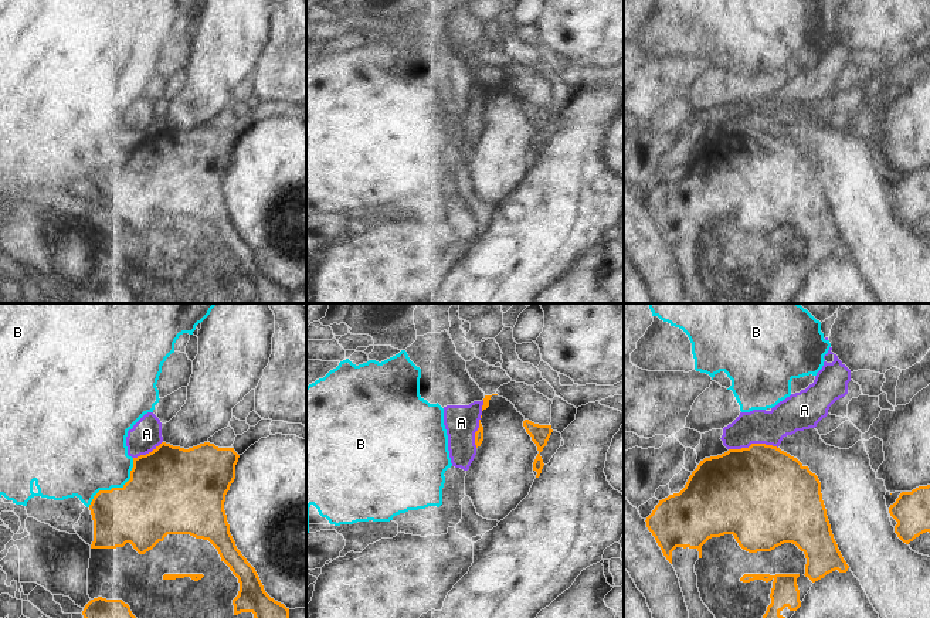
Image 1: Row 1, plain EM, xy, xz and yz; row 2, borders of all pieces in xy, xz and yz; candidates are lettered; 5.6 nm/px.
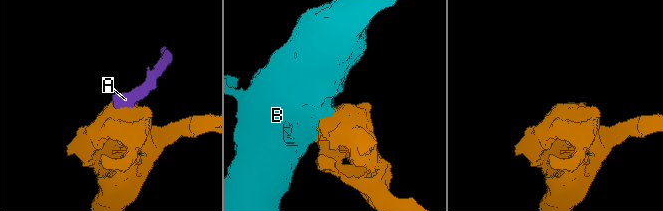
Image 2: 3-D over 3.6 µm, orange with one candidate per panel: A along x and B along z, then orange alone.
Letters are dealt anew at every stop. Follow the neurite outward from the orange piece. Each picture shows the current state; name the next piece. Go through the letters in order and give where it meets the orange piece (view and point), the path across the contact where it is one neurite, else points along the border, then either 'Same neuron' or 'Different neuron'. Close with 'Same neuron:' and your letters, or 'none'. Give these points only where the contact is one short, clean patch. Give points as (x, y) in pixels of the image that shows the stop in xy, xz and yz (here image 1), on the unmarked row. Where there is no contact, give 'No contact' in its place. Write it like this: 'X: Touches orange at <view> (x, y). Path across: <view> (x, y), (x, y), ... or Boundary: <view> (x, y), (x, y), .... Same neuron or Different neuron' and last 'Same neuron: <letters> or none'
A: Touches orange at yz (753, 126). Boundary: yz (777, 129), (750, 126), (729, 132). Different neuron
B: Touches orange at xy (116, 170). Different neuron
Same neuron: none

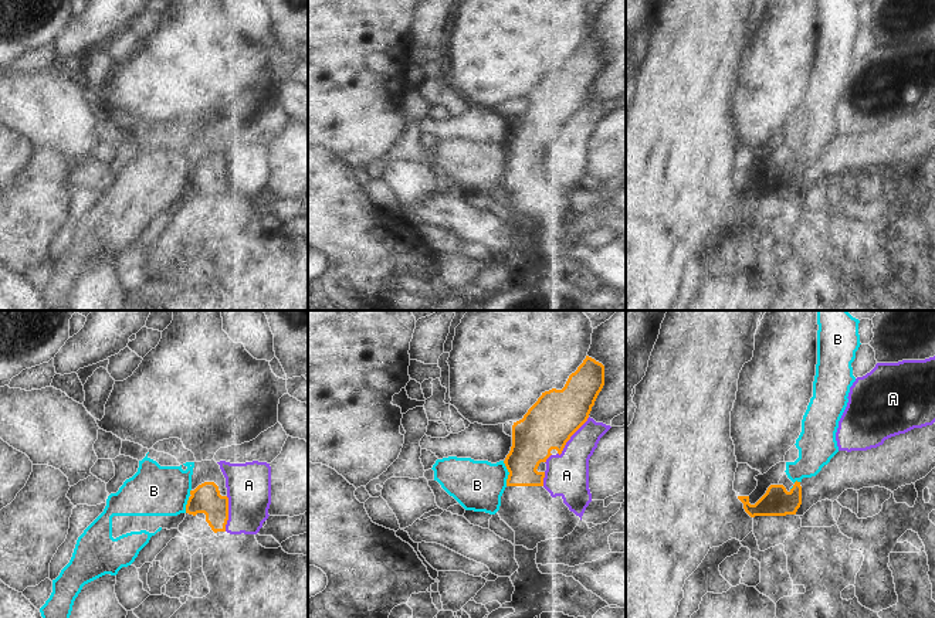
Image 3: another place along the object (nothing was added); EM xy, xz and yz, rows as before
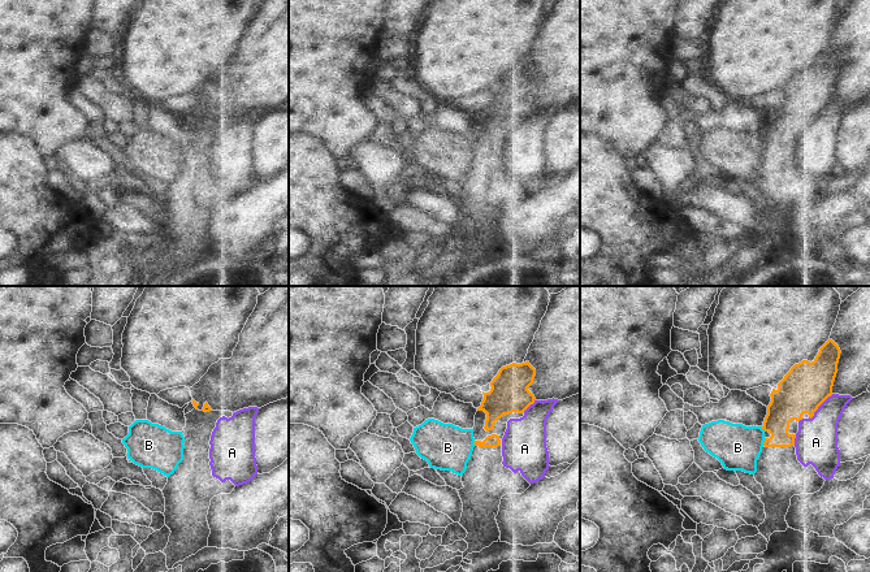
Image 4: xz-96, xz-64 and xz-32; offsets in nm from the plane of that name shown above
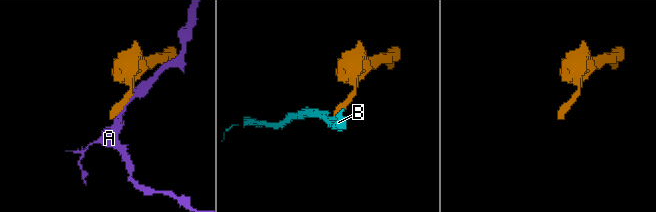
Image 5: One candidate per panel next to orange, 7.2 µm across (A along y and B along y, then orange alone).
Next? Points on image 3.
A: Touches orange at xz (571, 118). Different neuron
B: Touches orange at xz (510, 156). Boundary: xz (502, 143), (508, 155), (507, 167). Different neuron
Same neuron: none

